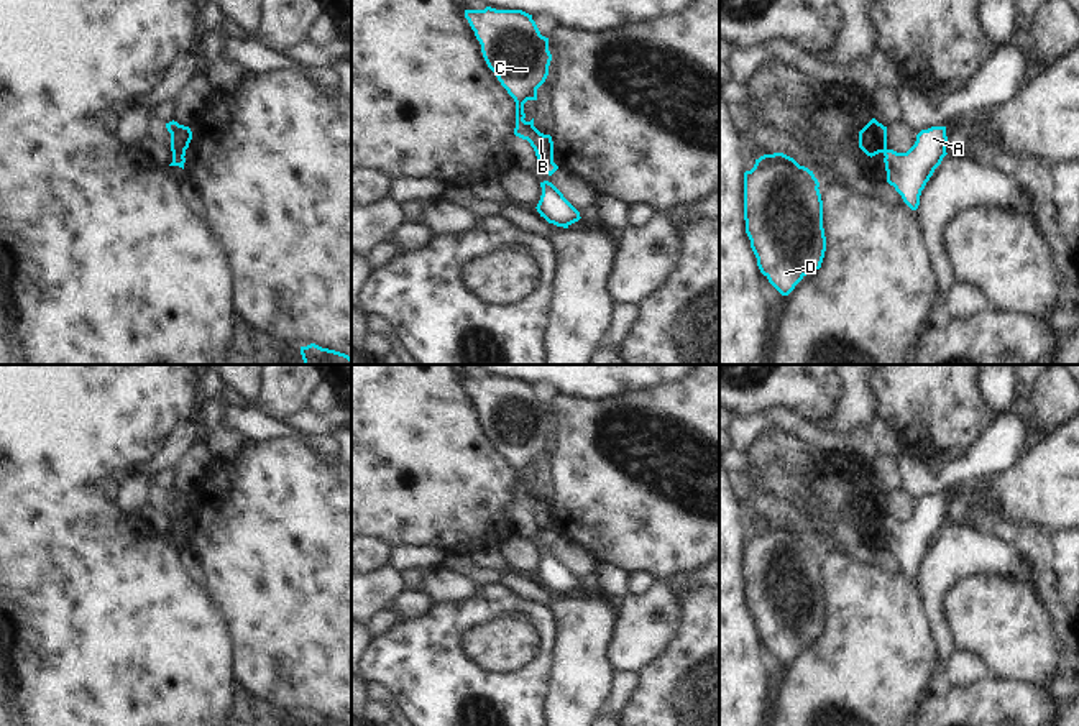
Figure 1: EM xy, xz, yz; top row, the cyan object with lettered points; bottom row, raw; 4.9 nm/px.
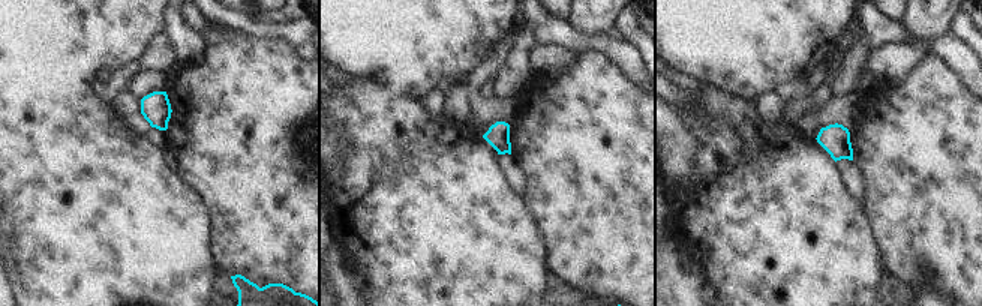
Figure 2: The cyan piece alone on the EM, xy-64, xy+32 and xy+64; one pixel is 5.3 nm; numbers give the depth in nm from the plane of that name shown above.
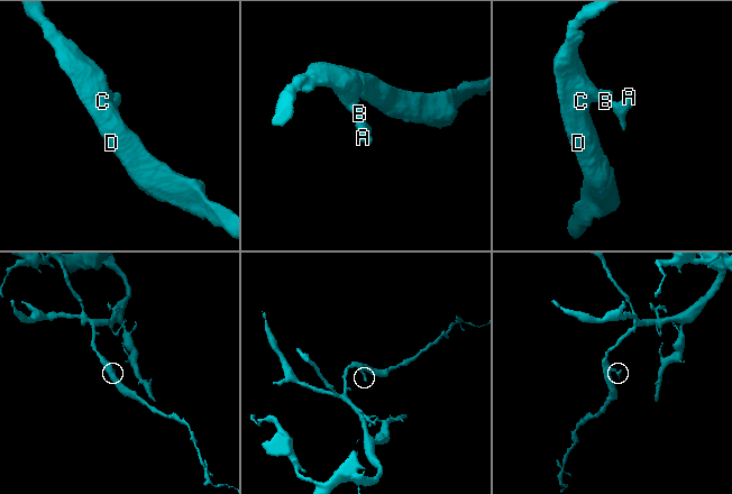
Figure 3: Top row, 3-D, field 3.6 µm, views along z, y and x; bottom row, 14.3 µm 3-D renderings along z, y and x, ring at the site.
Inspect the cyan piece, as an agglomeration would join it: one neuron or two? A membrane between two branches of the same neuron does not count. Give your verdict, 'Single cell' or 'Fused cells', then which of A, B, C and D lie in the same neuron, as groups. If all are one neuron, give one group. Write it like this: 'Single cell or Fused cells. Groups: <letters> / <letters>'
Fused cells. Groups: A / B C D

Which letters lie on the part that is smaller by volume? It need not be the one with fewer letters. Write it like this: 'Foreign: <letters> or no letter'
Foreign: A

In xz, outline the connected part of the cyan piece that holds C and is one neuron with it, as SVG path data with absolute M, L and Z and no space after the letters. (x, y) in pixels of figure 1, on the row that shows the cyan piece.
M465 10L483 57L501 85L516 102L514 135L527 140L540 164L553 161L550 135L534 126L534 118L526 122L524 103L537 100L537 89L549 76L552 54L549 38L542 36L532 15L522 10Z

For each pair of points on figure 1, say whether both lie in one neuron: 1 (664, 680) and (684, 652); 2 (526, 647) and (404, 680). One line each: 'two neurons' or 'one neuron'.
1: one neuron
2: two neurons

